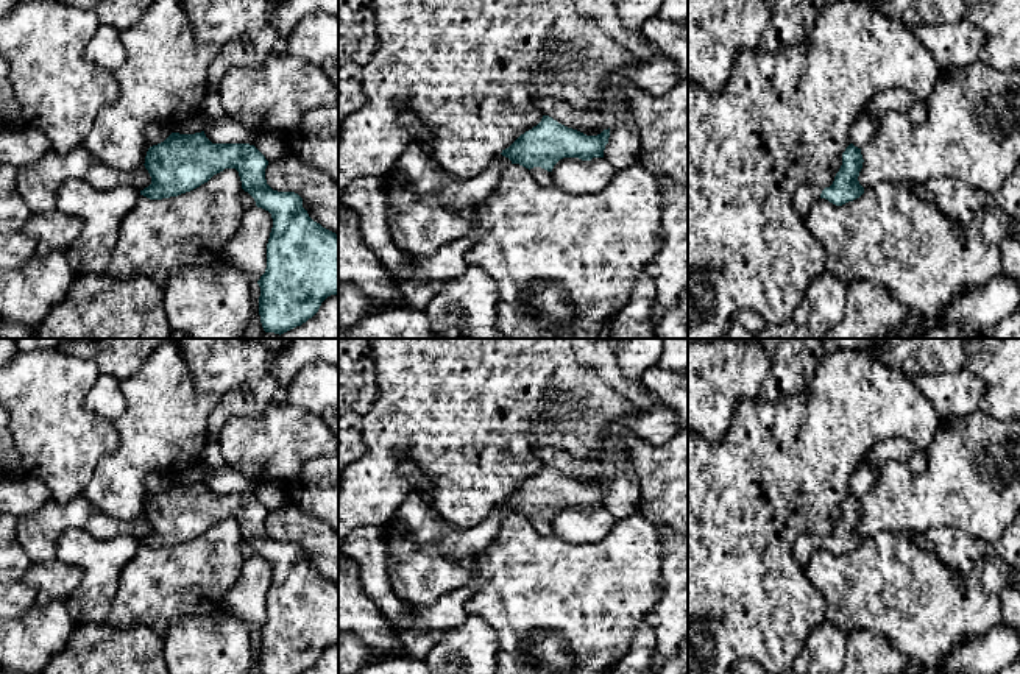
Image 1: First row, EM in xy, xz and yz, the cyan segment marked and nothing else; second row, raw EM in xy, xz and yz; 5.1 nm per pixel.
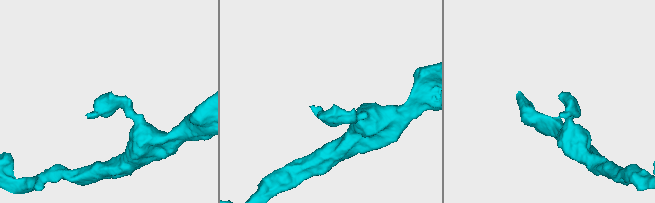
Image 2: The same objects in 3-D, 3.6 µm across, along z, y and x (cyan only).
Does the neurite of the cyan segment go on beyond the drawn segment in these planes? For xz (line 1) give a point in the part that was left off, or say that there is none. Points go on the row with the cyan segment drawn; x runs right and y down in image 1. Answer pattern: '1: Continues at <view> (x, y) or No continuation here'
1: No continuation here

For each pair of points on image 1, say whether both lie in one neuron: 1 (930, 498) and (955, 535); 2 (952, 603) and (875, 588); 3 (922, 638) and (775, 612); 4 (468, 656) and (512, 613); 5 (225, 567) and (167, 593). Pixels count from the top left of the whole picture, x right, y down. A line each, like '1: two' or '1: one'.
1: two
2: one
3: two
4: two
5: one

